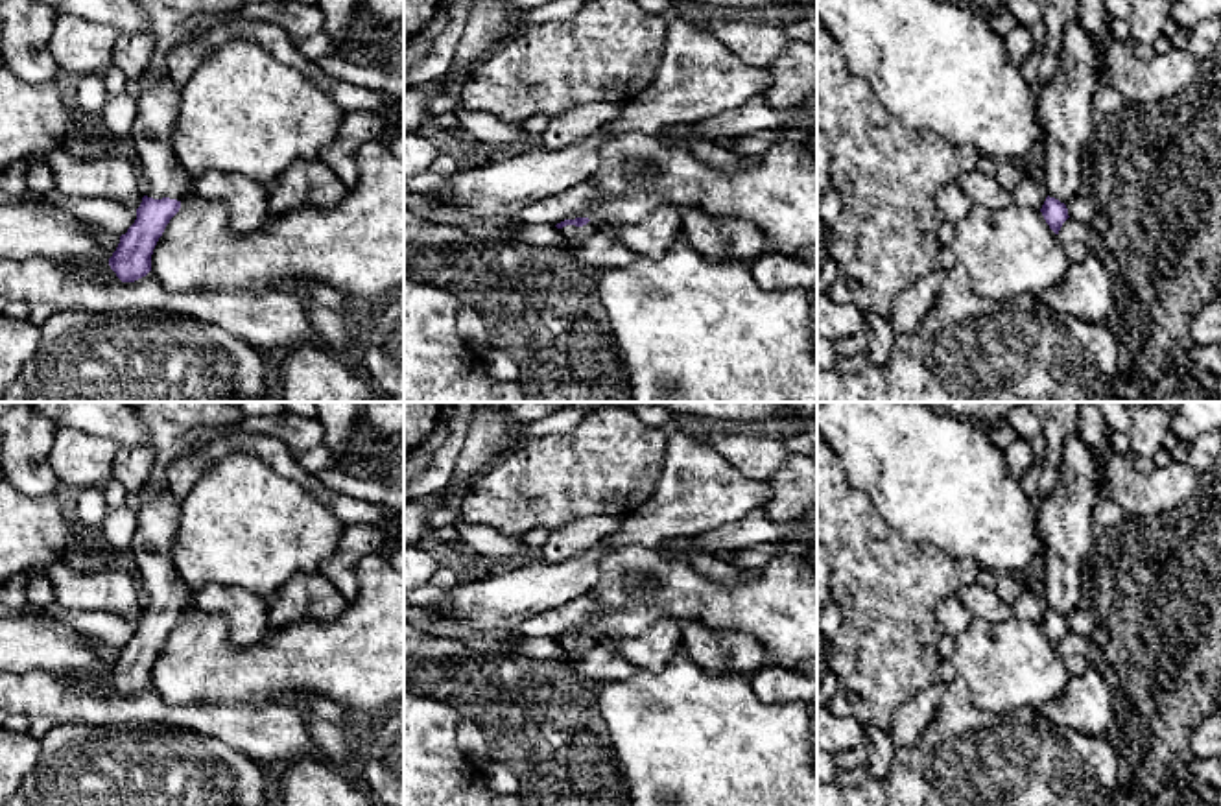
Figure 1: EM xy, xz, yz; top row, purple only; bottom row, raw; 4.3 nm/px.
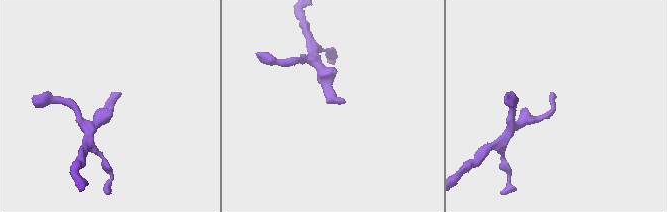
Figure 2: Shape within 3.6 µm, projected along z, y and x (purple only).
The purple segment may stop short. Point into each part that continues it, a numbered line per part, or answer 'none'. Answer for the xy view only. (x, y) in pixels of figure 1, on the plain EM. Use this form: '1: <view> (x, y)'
1: xy (157, 517)

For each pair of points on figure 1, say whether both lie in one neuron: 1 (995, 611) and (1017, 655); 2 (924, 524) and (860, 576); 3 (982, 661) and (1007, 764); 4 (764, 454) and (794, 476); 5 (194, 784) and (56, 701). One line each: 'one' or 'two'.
1: two
2: two
3: two
4: two
5: two

